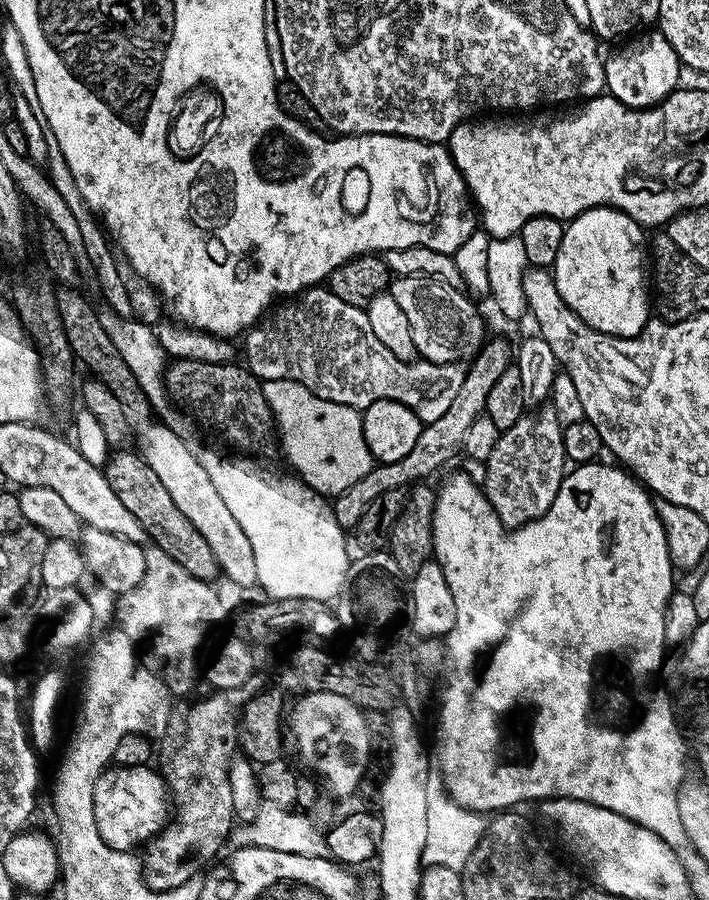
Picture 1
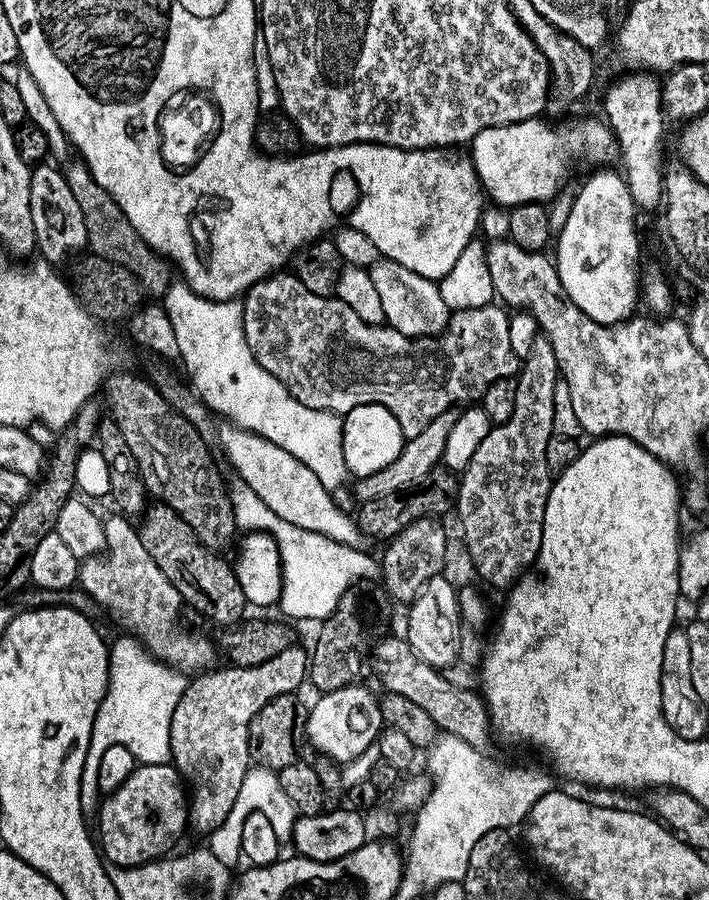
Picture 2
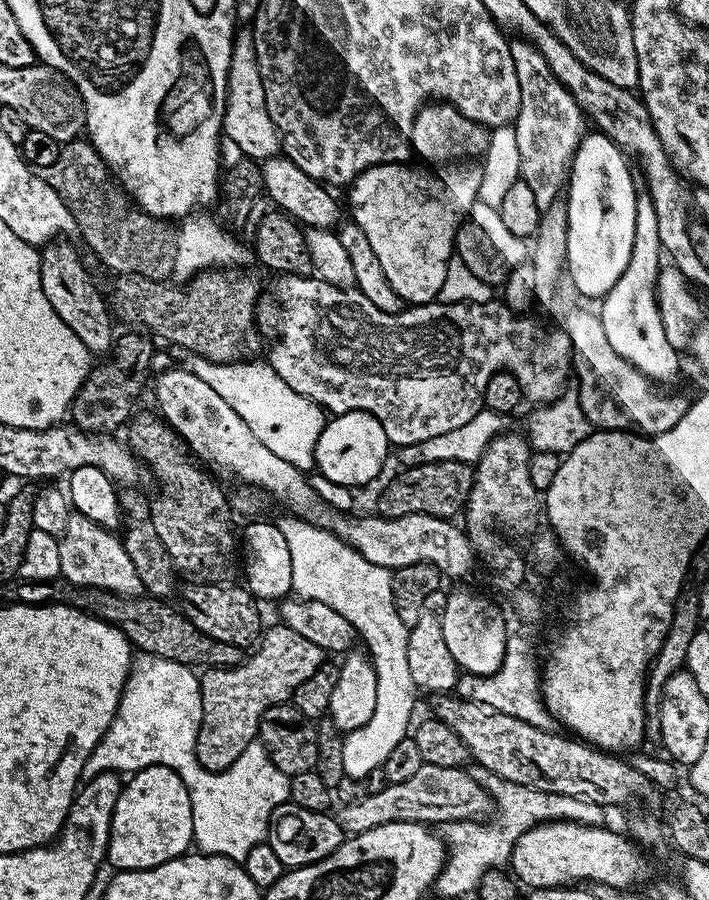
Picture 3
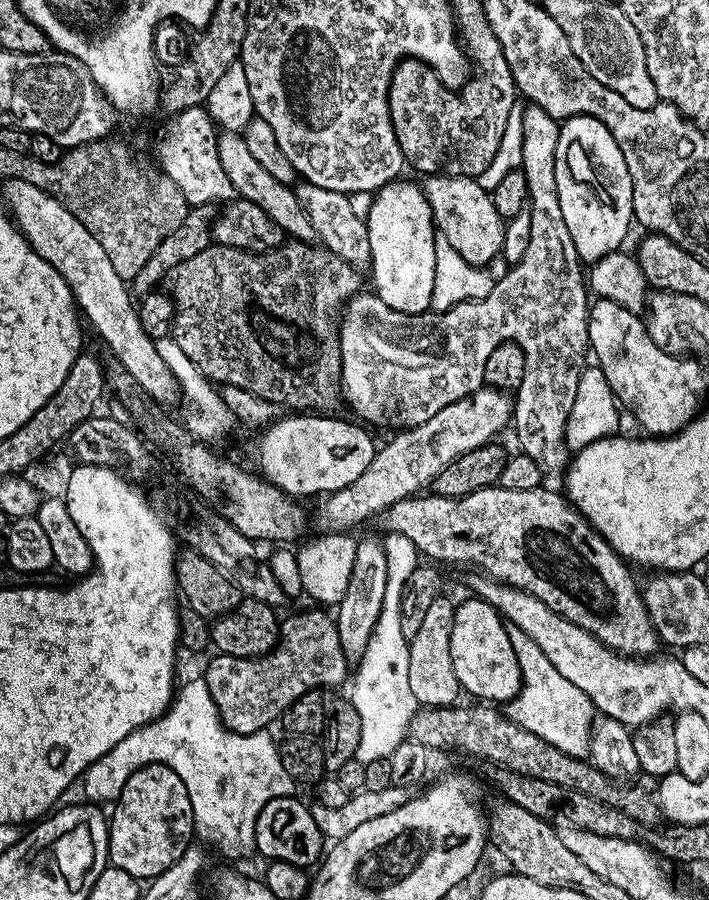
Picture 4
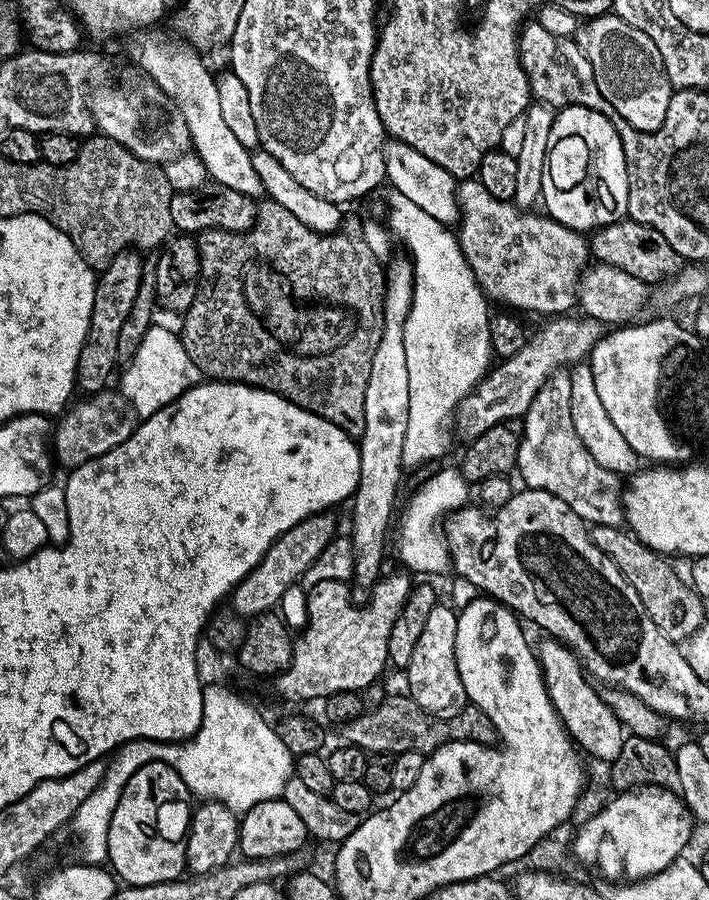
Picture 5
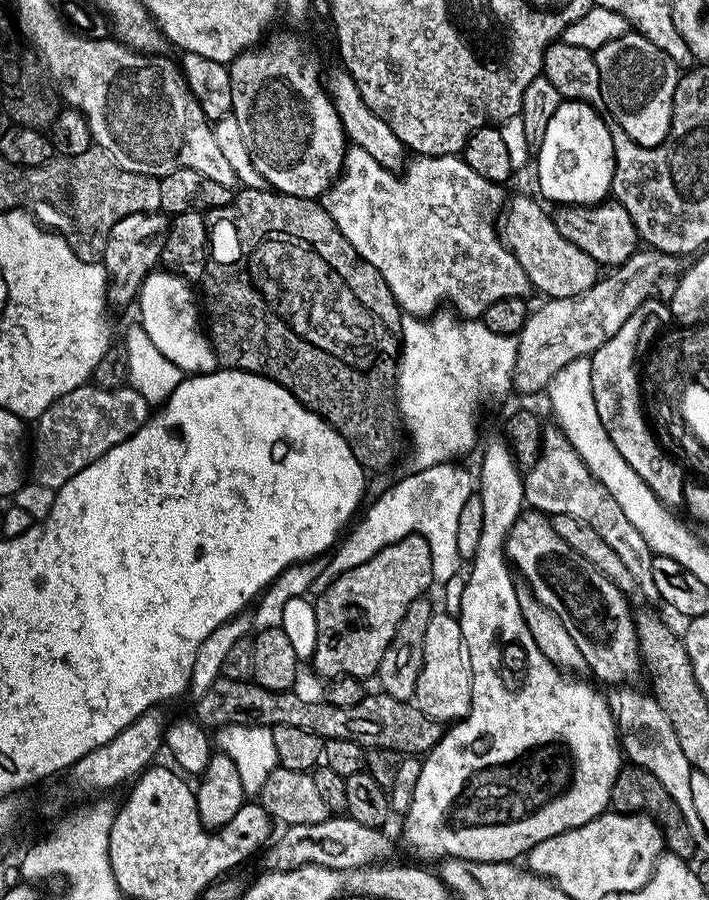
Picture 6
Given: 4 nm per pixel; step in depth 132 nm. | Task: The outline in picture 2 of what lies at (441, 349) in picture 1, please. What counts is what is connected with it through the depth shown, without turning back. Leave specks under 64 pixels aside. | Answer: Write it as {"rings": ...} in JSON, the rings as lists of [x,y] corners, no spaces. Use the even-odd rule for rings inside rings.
{"rings":[[[379,259],[368,269],[370,278],[374,282],[374,287],[378,289],[378,298],[382,301],[382,312],[384,314],[384,324],[387,327],[398,330],[411,338],[431,338],[441,335],[450,323],[450,309],[446,302],[442,300],[439,283],[430,278],[422,278],[422,274],[414,274],[406,270],[393,260]]]}

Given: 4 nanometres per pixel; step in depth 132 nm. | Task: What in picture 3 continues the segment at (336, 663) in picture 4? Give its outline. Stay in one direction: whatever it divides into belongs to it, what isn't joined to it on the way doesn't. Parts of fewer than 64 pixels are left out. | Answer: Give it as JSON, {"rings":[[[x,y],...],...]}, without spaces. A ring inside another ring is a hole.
{"rings":[[[273,623],[272,629],[265,631],[260,652],[249,655],[247,658],[235,664],[233,668],[207,669],[208,673],[200,676],[200,693],[202,694],[202,722],[196,739],[196,757],[198,762],[206,770],[211,772],[225,772],[225,770],[240,757],[242,750],[250,746],[257,739],[260,730],[260,719],[270,706],[275,704],[287,704],[292,699],[294,690],[314,674],[326,662],[326,654],[314,642],[302,638],[302,634],[290,630],[285,624]]]}

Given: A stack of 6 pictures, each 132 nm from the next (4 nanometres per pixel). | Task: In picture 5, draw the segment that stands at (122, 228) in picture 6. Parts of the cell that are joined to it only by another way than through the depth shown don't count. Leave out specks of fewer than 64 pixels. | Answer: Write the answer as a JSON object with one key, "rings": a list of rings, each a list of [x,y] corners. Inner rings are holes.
{"rings":[[[124,249],[111,260],[110,266],[101,271],[97,279],[94,302],[91,304],[90,326],[82,350],[79,351],[76,367],[76,385],[83,395],[103,391],[109,385],[107,382],[114,368],[117,369],[119,333],[140,288],[143,261],[137,251]]]}

